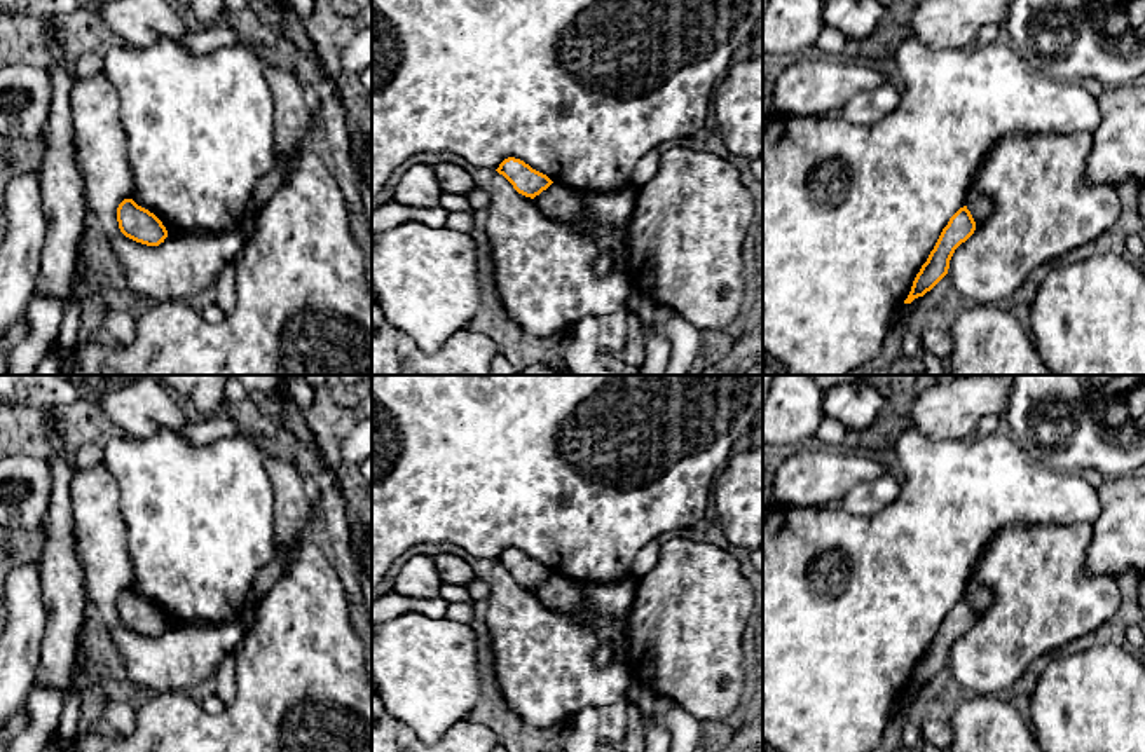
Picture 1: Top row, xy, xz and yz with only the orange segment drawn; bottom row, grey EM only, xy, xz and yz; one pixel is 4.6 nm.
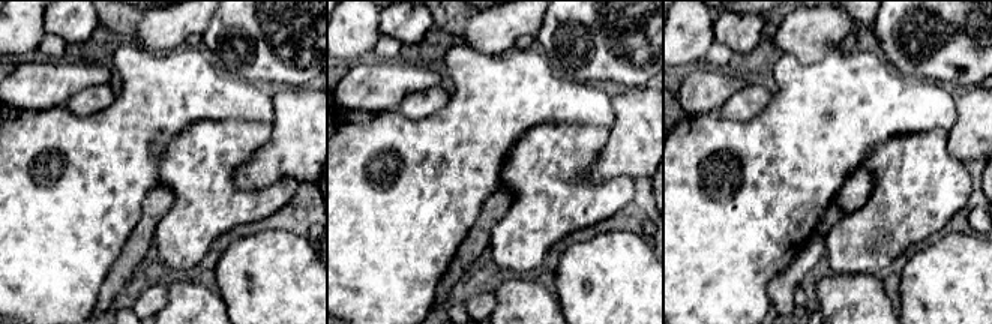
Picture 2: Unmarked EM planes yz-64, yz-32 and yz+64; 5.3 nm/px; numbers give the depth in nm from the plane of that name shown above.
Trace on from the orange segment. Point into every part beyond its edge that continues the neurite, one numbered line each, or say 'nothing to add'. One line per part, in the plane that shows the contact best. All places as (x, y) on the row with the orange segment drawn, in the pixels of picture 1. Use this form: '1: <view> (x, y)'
nothing to add

